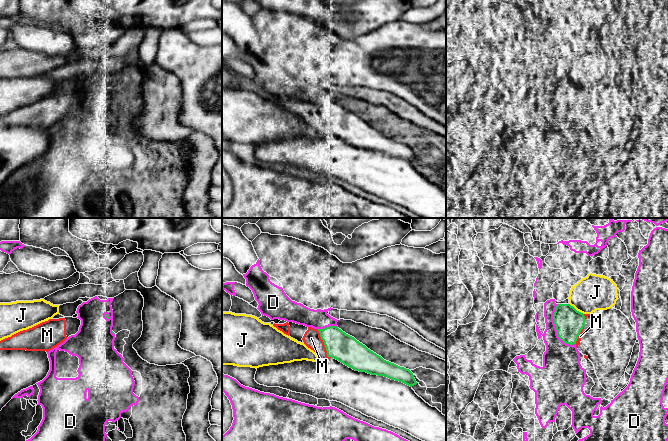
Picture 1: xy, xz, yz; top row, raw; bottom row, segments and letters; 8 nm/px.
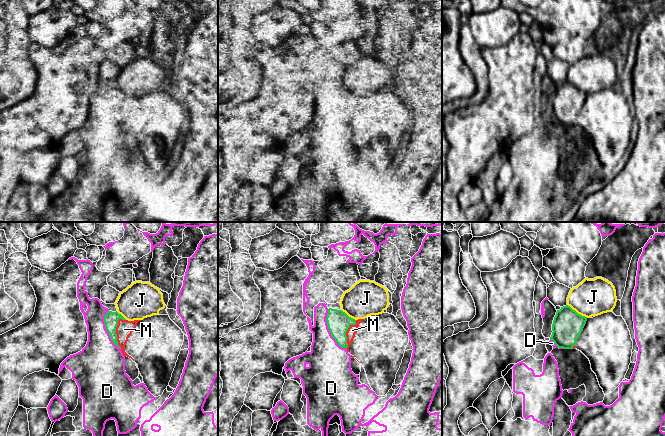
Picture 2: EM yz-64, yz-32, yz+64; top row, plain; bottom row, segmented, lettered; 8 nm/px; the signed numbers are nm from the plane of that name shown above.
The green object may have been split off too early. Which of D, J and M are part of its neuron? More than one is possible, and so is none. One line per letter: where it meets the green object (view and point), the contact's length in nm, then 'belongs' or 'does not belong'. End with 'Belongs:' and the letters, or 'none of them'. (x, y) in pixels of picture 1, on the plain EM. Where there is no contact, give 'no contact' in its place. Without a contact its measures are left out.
D: yz (556, 104) | 360 nm | does not belong
J: yz (575, 85) | 150 nm | does not belong
M: xz (324, 120) | 260 nm | belongs
Belongs: M

